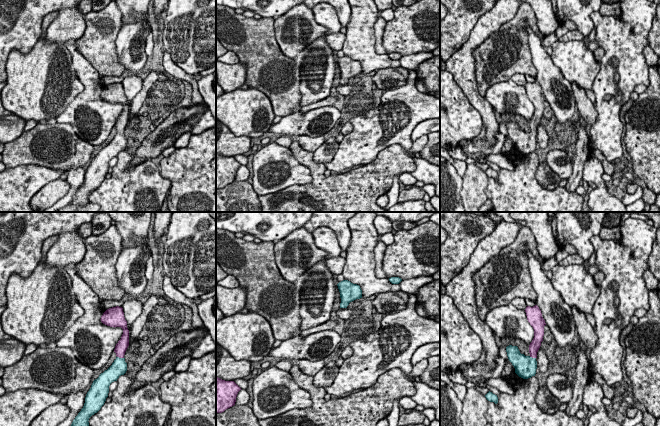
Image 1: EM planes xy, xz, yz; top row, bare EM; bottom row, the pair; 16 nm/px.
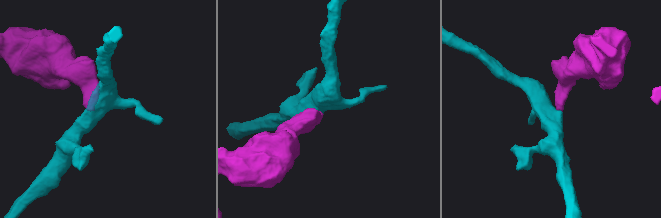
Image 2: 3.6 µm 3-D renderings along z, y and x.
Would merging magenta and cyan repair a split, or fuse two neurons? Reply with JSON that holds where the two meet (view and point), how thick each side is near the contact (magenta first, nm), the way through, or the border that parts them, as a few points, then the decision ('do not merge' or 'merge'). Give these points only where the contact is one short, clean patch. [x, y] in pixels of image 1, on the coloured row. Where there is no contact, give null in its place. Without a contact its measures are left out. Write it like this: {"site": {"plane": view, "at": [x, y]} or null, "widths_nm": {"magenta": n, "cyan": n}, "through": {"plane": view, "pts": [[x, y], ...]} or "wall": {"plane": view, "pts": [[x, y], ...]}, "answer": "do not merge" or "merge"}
{"site": {"plane": "xy", "at": [120, 357]}, "widths_nm": {"magenta": 190, "cyan": 260}, "through": {"plane": "xy", "pts": [[122, 345], [120, 357], [119, 367]]}, "answer": "merge"}

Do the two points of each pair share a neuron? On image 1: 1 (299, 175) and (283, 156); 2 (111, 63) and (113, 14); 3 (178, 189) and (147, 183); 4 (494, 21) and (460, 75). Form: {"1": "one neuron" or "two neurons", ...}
{"1": "one neuron", "2": "one neuron", "3": "two neurons", "4": "one neuron"}

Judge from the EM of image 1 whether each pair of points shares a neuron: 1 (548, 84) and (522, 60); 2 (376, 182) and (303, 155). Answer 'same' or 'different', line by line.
1: different
2: same

